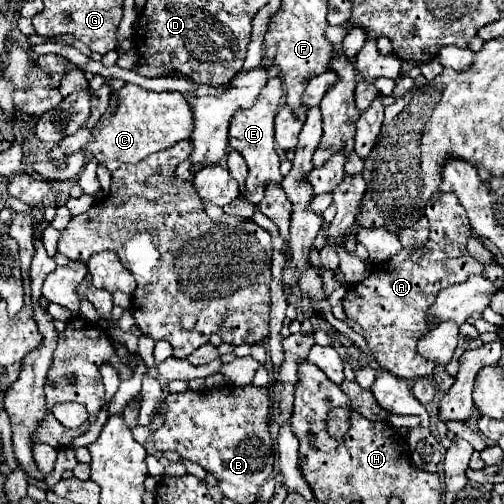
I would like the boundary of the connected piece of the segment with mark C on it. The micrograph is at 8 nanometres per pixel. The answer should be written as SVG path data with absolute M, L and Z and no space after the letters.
M126 84L122 90L112 92L112 104L118 102L118 110L112 116L106 116L100 124L98 130L94 132L94 140L86 144L86 150L92 152L92 156L96 158L96 162L100 166L104 166L108 172L118 170L120 164L138 164L140 160L144 160L146 156L170 148L172 144L190 138L192 130L194 130L194 114L192 108L188 104L188 100L180 94L180 92L150 92L144 90L136 84Z

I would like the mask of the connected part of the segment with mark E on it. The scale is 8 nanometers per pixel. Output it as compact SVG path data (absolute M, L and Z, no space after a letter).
M272 78L264 90L260 92L260 98L256 100L256 106L248 108L248 110L240 110L240 114L236 114L236 118L232 118L230 122L230 134L228 134L228 144L232 150L240 152L248 164L248 178L246 178L246 200L252 204L258 204L264 194L266 194L266 186L278 184L282 182L282 174L278 170L280 166L280 158L276 154L276 146L274 146L274 116L278 112L278 104L282 98L282 82L280 78Z

